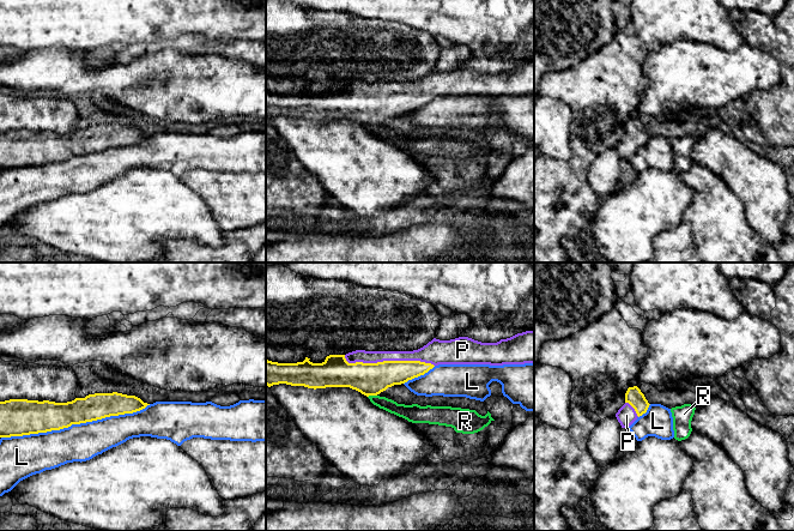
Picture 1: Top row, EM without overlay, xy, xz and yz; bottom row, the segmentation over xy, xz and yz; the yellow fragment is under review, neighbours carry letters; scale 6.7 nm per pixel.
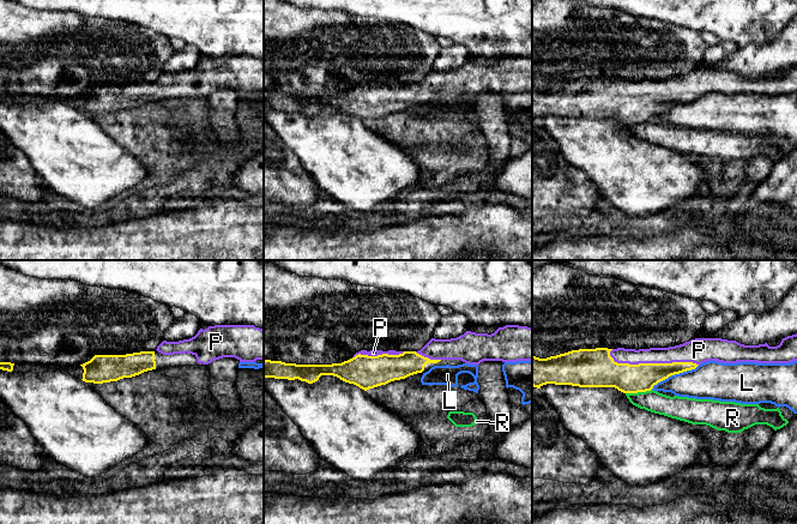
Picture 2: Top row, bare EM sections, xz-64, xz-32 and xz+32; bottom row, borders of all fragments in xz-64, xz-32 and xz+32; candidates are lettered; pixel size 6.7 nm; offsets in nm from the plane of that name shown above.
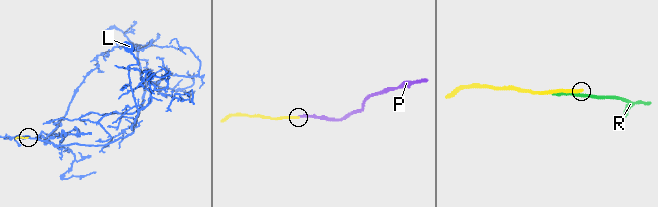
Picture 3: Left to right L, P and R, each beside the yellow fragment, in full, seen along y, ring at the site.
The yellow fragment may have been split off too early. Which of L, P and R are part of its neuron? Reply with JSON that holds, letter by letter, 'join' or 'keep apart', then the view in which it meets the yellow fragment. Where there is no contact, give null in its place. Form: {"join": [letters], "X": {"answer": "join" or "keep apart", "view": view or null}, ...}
{"join": ["P"], "L": {"answer": "keep apart", "view": "xy"}, "P": {"answer": "join", "view": "xz"}, "R": {"answer": "keep apart", "view": "xz"}}

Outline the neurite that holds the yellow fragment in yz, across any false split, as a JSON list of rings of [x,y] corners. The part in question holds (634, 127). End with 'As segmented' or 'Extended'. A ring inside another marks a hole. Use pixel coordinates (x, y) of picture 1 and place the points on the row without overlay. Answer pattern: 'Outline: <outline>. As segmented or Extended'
Outline: [[[637,117],[629,119],[625,125],[625,135],[616,145],[622,159],[629,159],[640,147],[647,144],[649,137]]]. Extended

